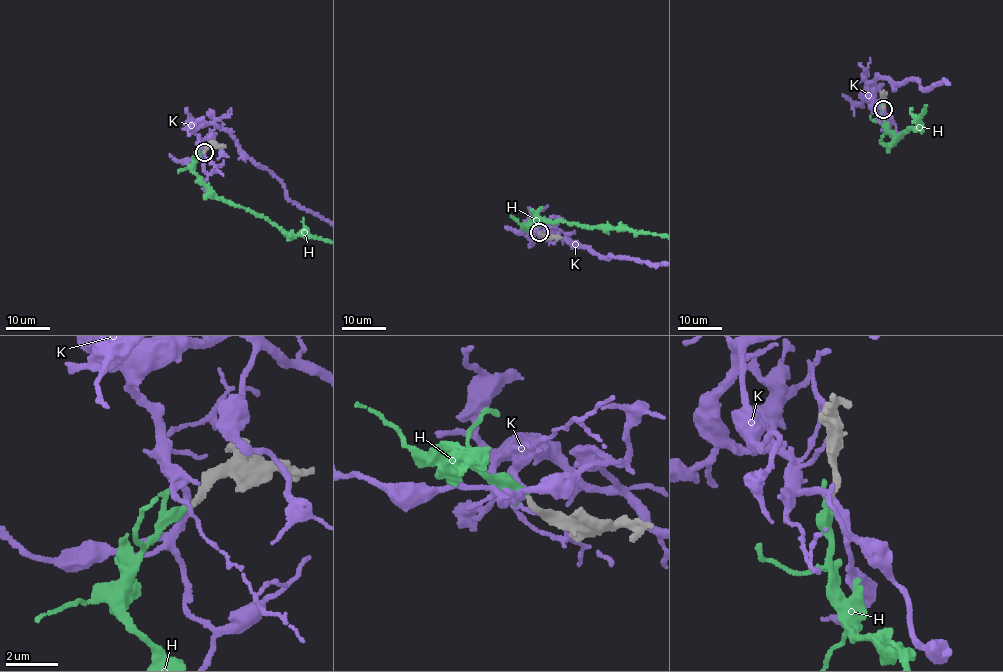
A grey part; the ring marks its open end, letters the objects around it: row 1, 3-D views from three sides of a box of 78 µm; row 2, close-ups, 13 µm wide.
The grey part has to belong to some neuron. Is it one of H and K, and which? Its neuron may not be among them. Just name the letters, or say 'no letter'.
H

